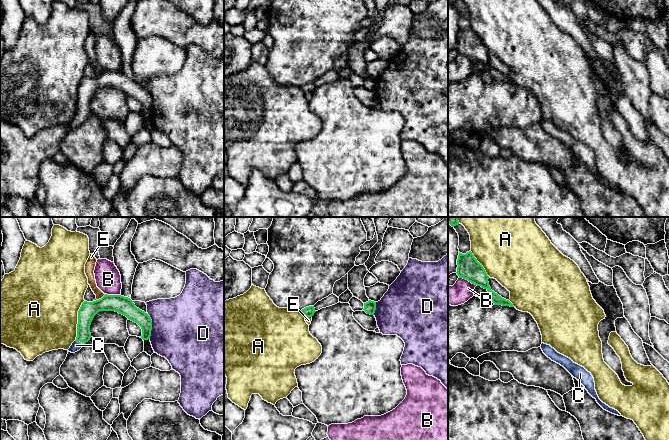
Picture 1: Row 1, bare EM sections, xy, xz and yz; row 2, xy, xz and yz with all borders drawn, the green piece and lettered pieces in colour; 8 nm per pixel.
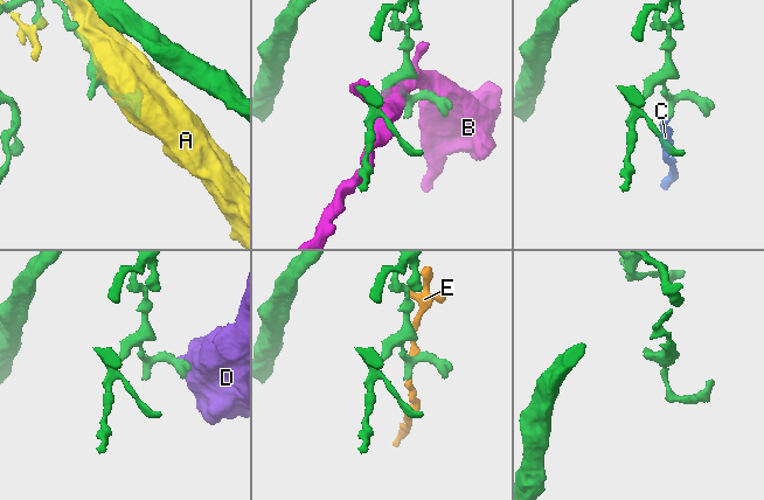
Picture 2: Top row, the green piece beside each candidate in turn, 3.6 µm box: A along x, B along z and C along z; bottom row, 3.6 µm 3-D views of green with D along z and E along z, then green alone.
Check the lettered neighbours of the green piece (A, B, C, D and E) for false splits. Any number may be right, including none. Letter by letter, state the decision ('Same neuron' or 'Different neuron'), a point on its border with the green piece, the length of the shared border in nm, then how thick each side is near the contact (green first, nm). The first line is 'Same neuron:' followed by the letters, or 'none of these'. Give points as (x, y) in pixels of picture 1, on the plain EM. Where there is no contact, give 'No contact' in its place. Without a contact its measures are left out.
Same neuron: C
A: Different neuron. Touches green at xy (78, 96). Shared border 340 nm. Thickness 140 nm (green) against 500 nm
B: Different neuron. Touches green at yz (468, 56). Shared border 170 nm. Thickness 180 nm (green) against 170 nm
C: Same neuron. Touches green at xy (80, 117). Shared border 80 nm. Thickness 140 nm (green) against 80 nm
D: Different neuron. Touches green at xy (151, 102). Shared border 200 nm. Thickness 130 nm (green) against 500 nm
E: Different neuron. Touches green at xy (101, 74). Shared border 110 nm. Thickness 140 nm (green) against 80 nm

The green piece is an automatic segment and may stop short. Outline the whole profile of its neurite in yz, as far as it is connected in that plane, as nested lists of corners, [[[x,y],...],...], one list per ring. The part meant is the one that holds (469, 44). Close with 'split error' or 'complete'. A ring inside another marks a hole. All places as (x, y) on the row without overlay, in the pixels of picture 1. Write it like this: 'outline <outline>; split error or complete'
outline [[[471,27],[467,28],[466,30],[459,28],[457,41],[458,43],[456,49],[459,54],[466,55],[472,60],[481,62],[482,64],[486,65],[494,81],[514,83],[509,76],[502,74],[491,66],[488,58],[489,52]]]; complete

